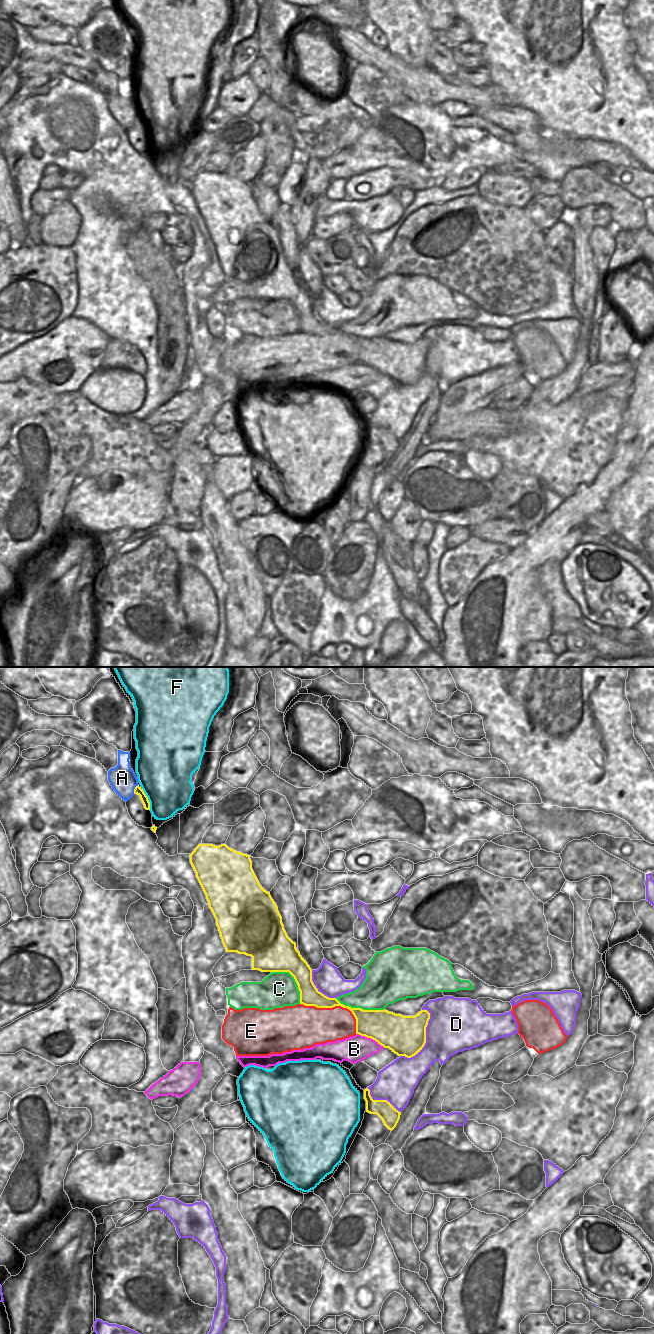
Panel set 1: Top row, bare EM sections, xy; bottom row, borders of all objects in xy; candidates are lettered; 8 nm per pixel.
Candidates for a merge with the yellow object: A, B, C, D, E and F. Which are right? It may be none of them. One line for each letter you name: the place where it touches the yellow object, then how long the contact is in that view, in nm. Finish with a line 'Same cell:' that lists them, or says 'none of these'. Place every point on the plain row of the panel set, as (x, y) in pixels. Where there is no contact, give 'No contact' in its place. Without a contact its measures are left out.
Same cell: none of these.

